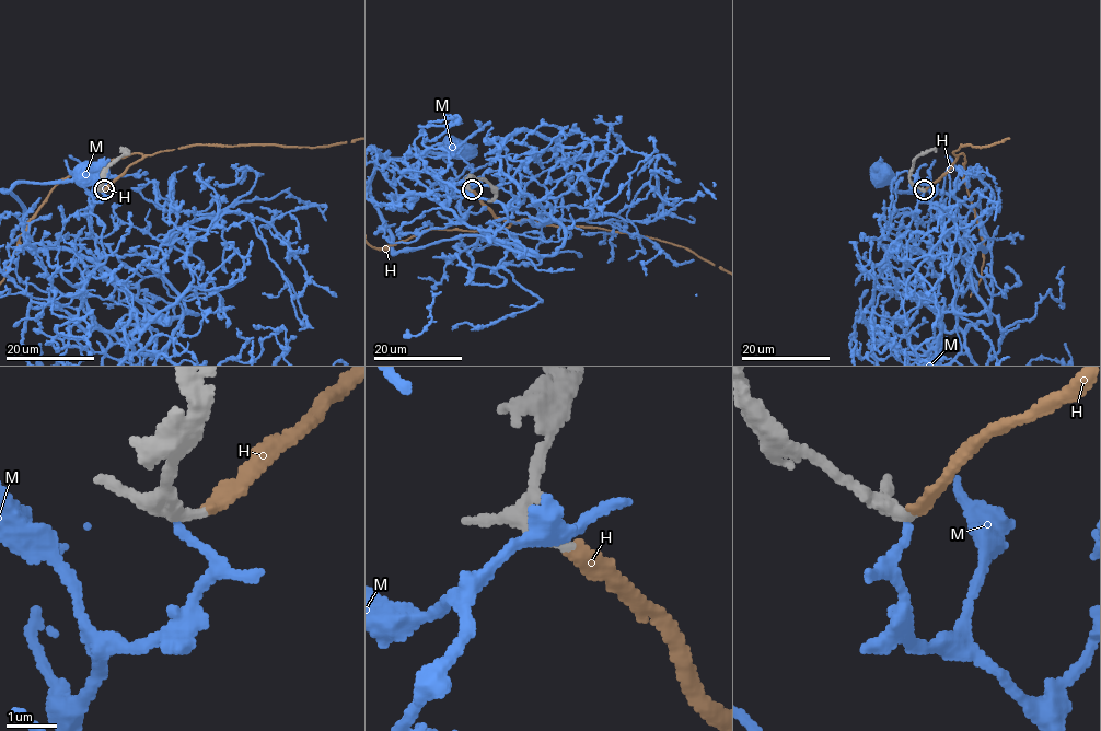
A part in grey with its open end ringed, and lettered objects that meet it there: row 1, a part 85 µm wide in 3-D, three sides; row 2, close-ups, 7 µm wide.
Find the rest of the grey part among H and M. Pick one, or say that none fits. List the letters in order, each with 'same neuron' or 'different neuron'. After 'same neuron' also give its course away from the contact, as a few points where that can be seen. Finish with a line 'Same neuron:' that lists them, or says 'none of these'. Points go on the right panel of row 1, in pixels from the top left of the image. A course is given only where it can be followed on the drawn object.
H: same neuron
M: different neuron
Same neuron: H

